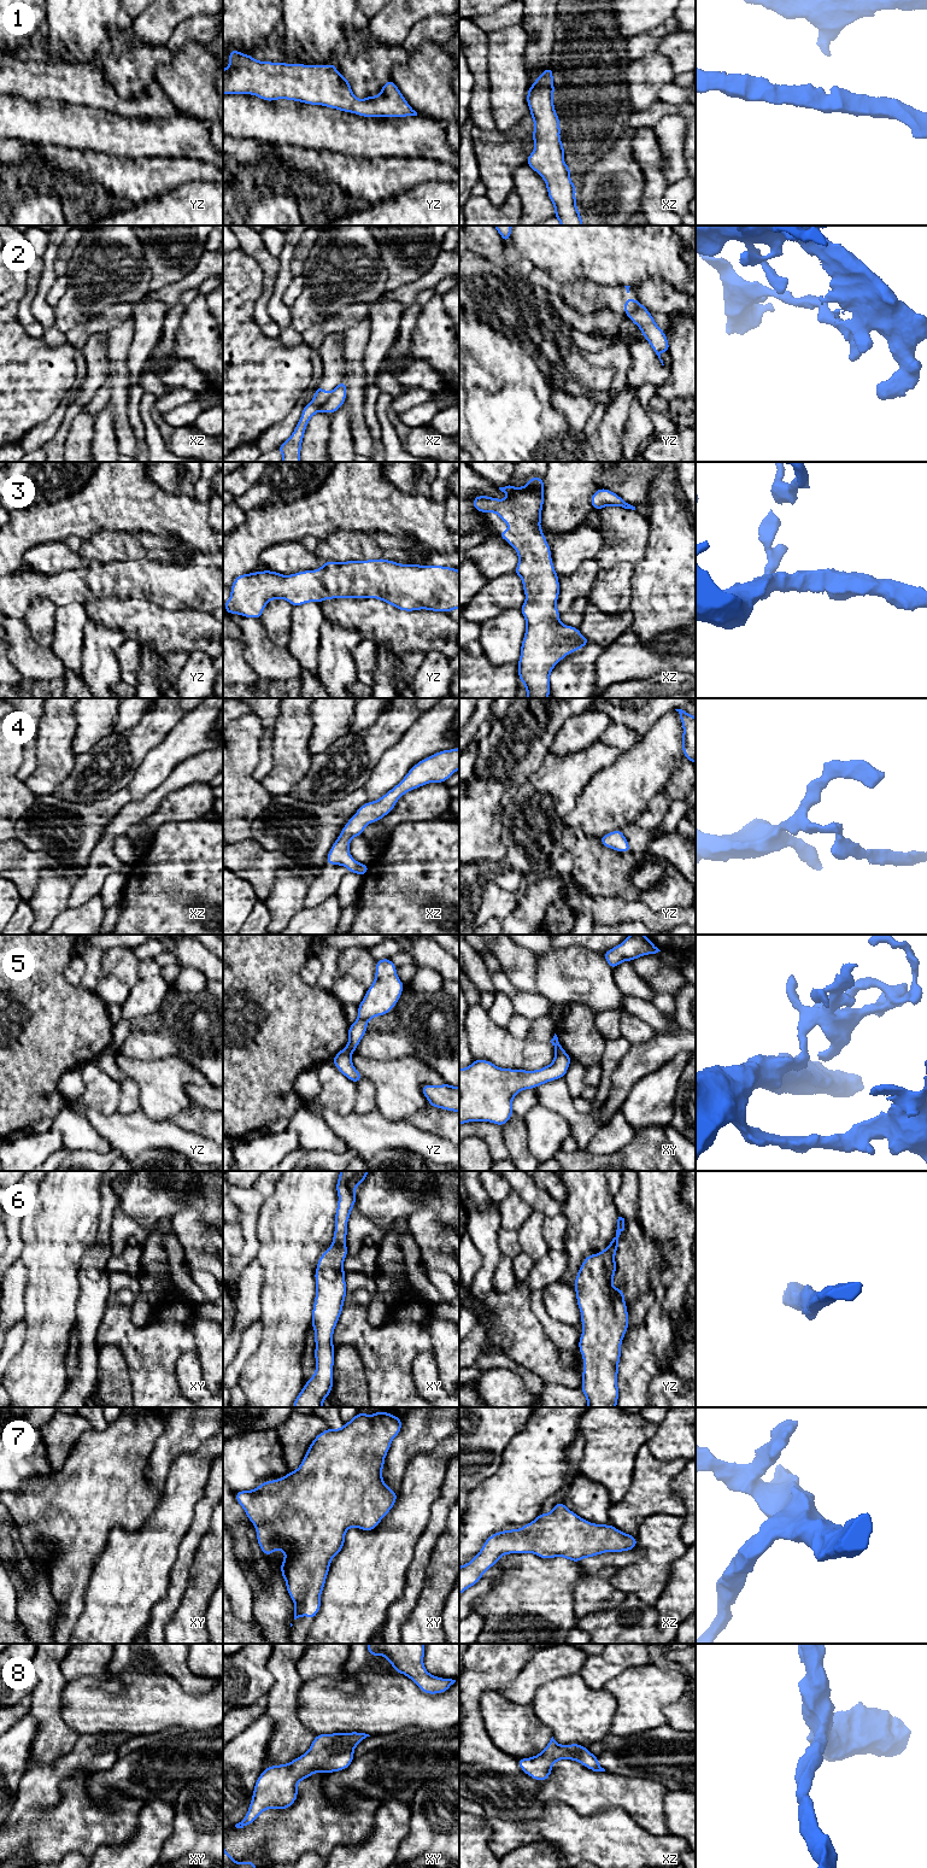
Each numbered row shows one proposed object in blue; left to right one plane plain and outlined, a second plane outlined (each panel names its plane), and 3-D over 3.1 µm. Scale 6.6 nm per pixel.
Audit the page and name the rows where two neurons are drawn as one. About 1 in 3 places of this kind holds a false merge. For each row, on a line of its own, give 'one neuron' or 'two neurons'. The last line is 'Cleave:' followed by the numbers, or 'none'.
1: one neuron
2: two neurons
3: one neuron
4: one neuron
5: two neurons
6: one neuron
7: one neuron
8: one neuron
Cleave: 2, 5

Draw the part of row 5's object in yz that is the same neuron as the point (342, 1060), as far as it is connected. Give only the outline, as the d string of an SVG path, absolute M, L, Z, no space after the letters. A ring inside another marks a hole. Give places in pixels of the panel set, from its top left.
M345 1047L333 1058L333 1062L345 1077L357 1084L363 1076L353 1066L351 1054L352 1053Z

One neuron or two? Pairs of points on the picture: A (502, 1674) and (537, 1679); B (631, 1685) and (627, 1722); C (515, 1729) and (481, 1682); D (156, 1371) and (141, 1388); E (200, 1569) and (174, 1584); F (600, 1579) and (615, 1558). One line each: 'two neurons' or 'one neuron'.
A: two neurons
B: one neuron
C: two neurons
D: one neuron
E: two neurons
F: two neurons

